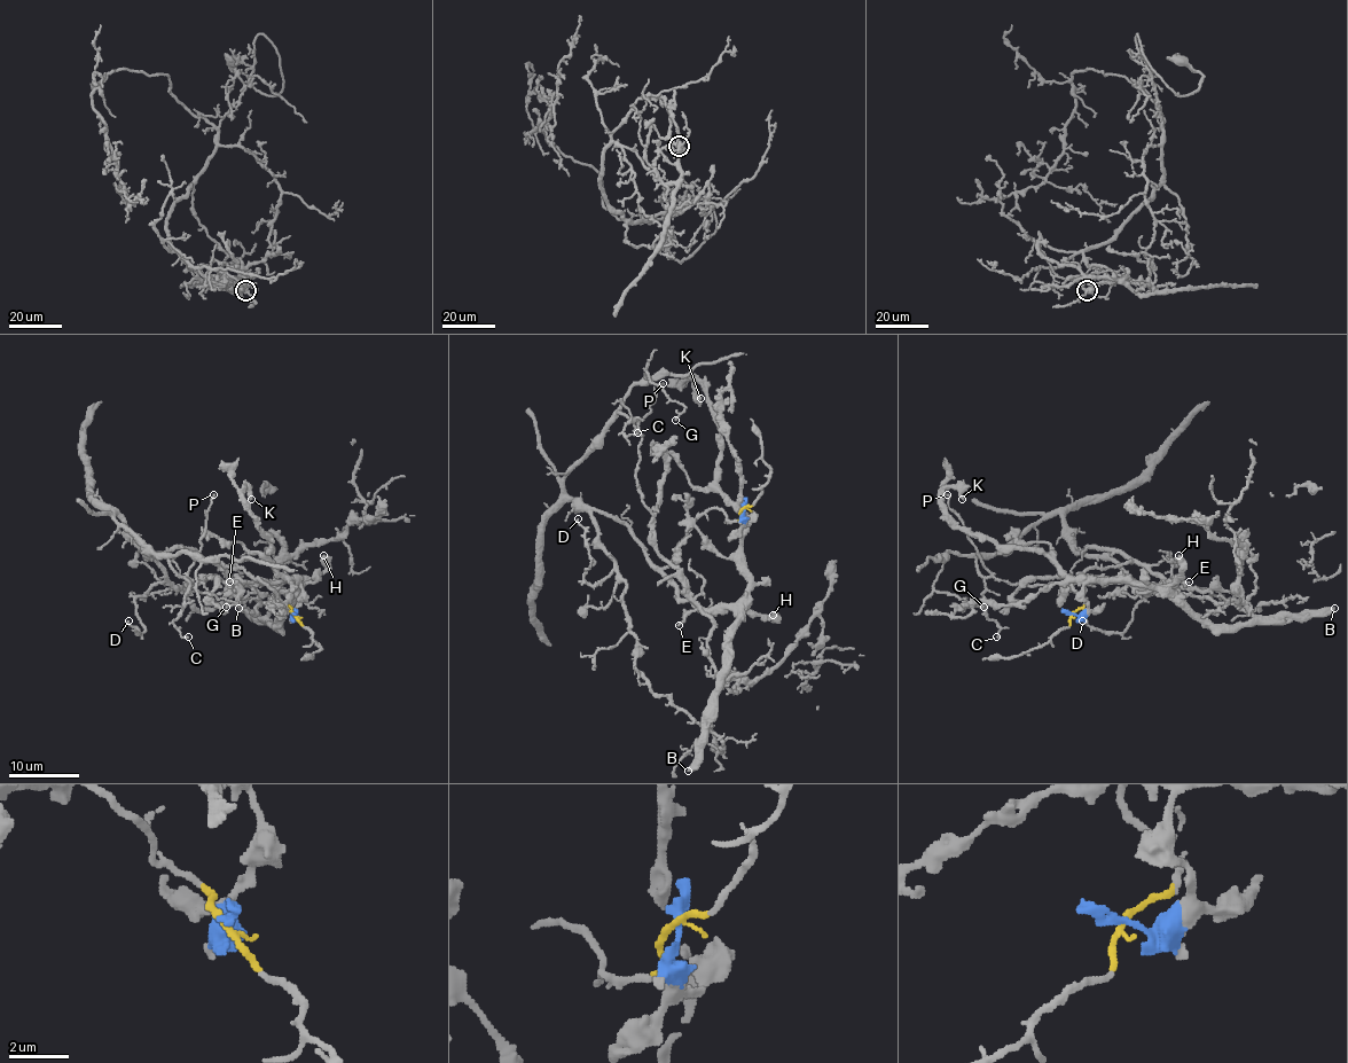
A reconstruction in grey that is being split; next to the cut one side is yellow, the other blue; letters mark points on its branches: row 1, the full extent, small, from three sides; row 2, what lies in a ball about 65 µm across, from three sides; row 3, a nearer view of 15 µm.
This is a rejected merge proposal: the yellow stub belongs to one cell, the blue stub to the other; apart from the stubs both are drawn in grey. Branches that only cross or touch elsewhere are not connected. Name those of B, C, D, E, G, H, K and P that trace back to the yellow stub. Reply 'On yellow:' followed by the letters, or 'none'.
On yellow: C, D, G, P

